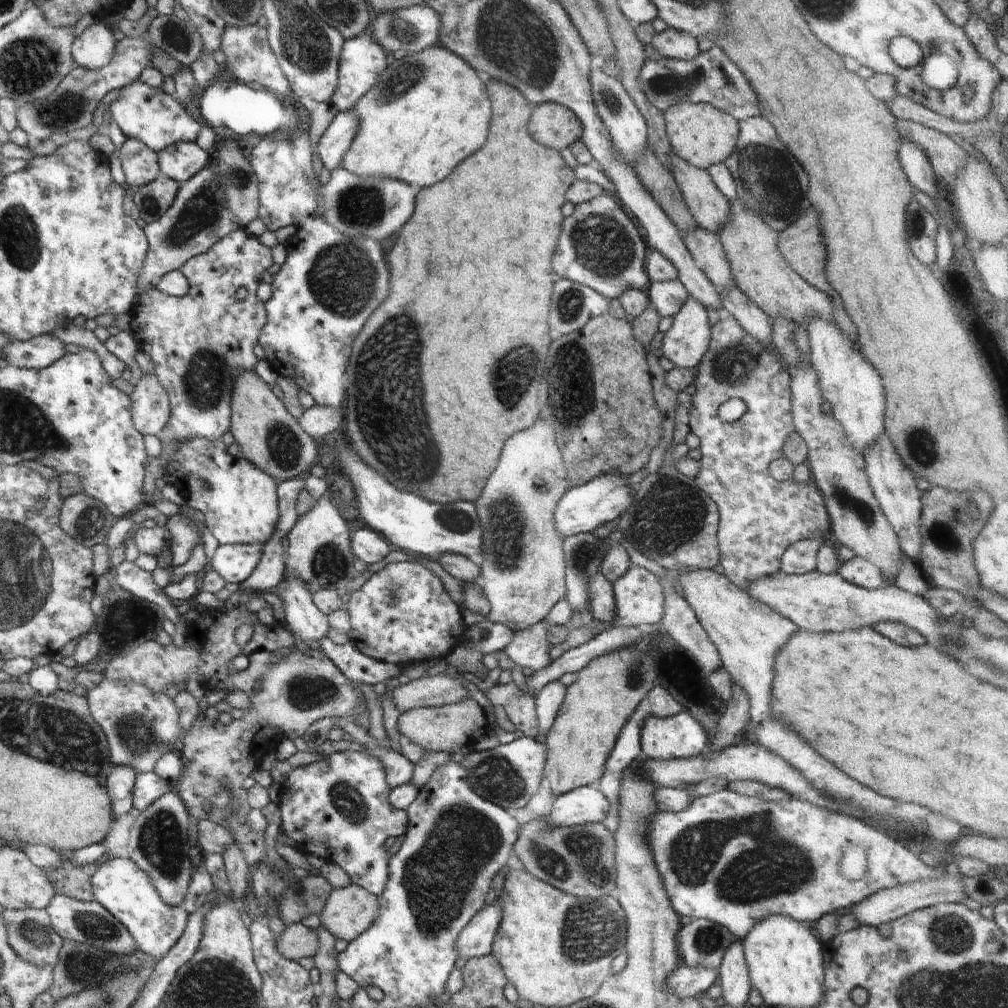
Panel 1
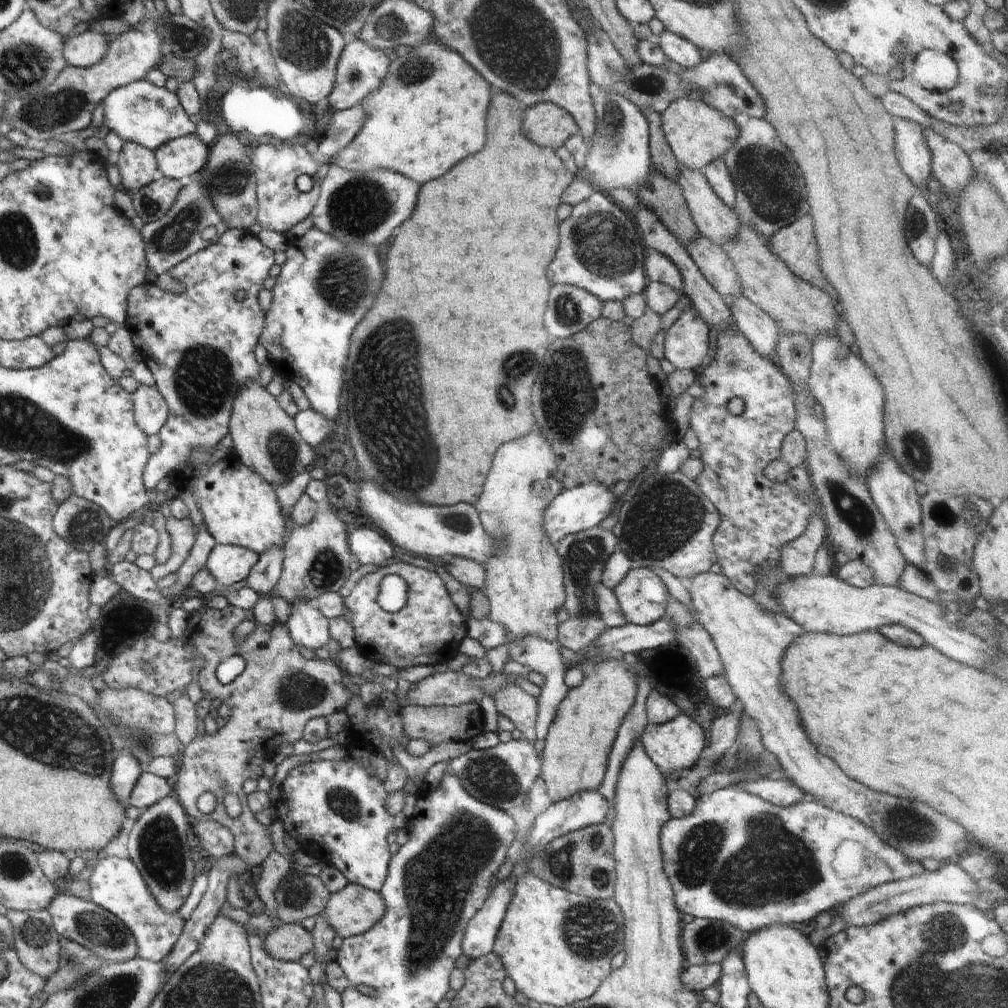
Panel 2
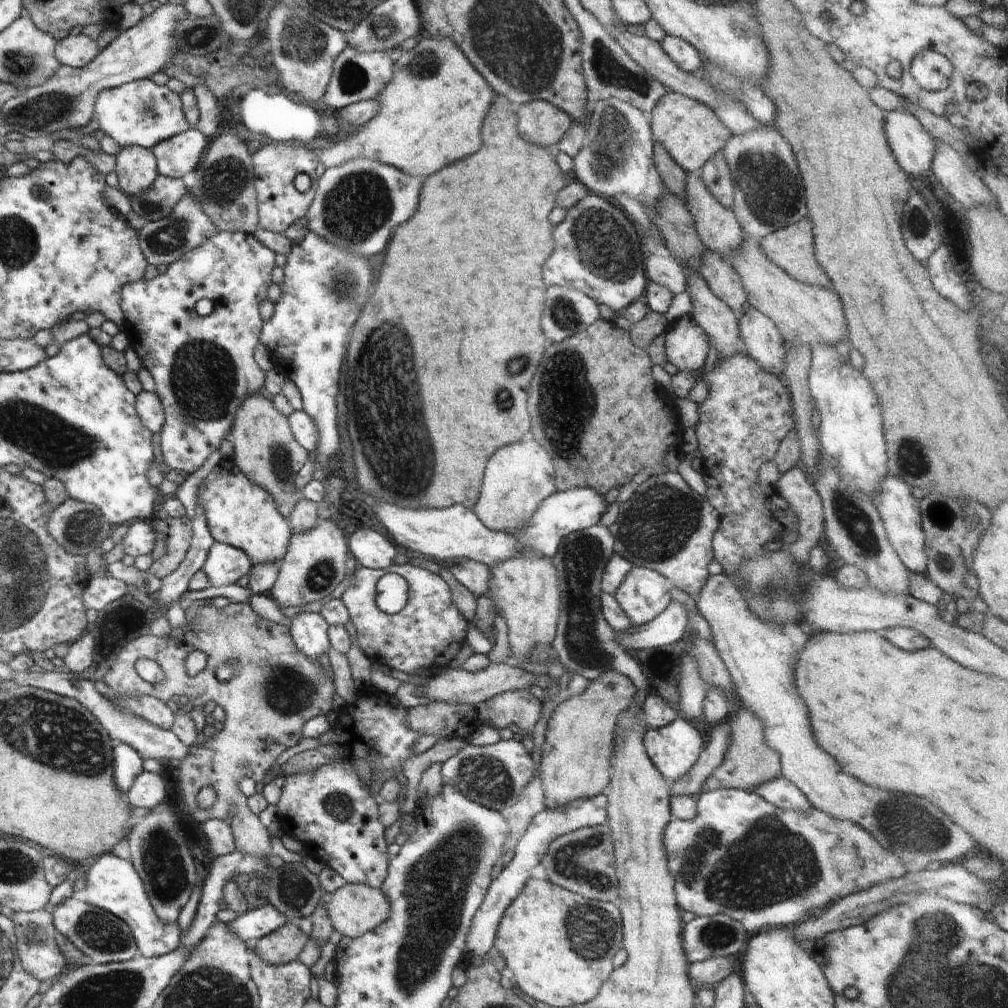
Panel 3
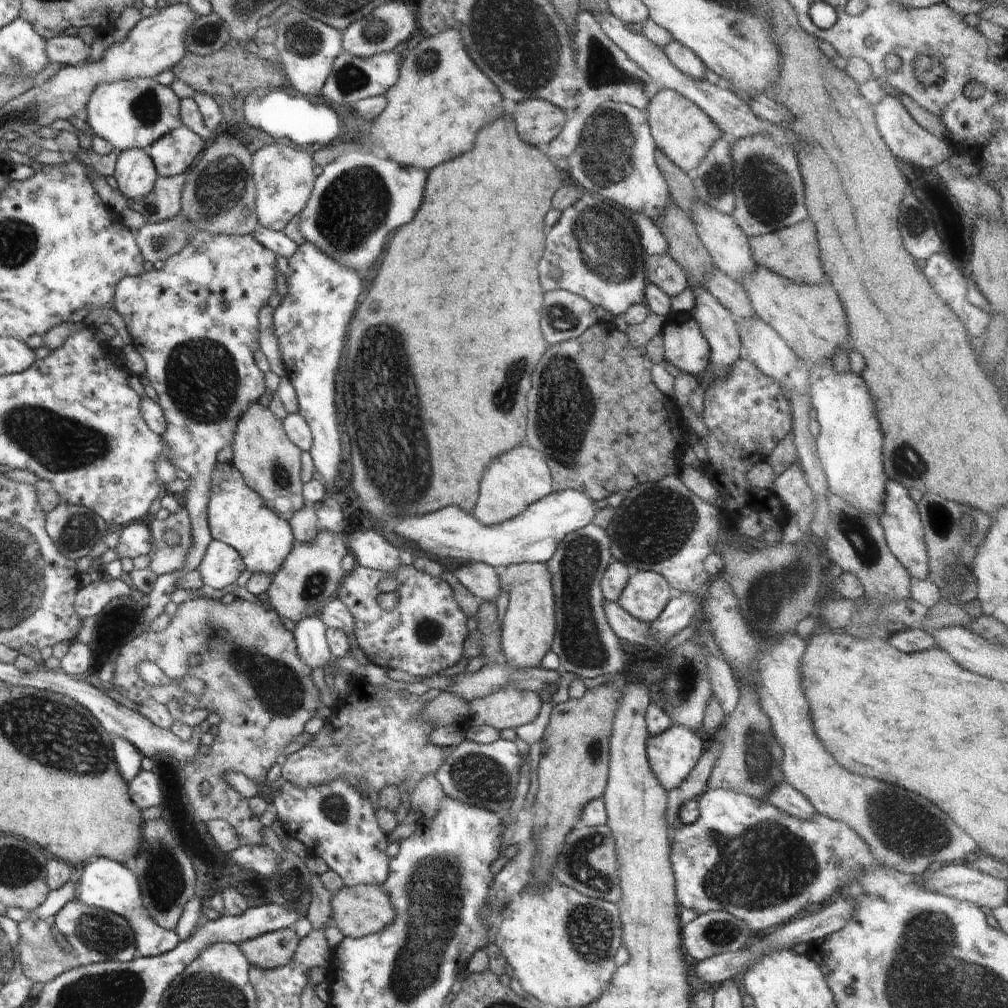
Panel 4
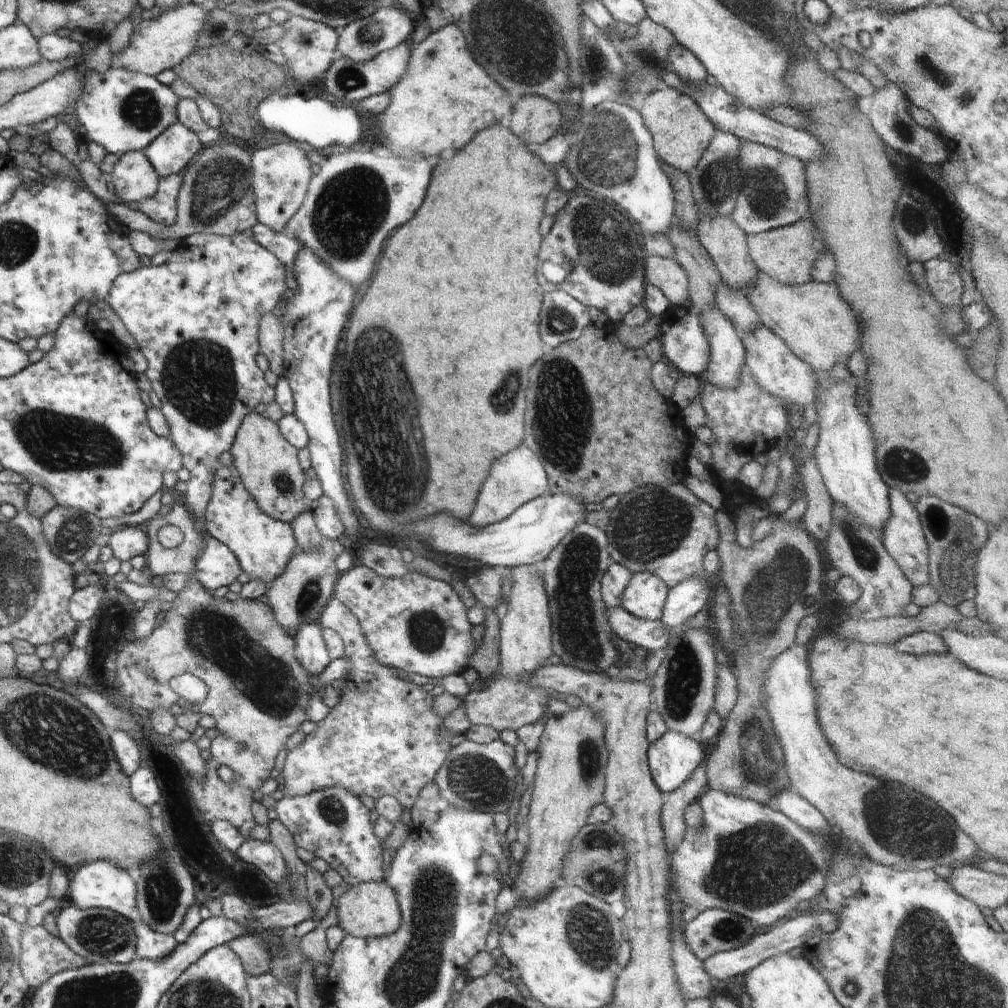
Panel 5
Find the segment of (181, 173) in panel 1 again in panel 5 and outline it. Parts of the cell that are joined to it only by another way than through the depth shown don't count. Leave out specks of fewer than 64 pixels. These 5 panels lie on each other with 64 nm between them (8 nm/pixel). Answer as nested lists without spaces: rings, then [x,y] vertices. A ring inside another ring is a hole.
[[[180,121],[170,125],[143,151],[159,177],[182,173],[202,150],[199,138]]]

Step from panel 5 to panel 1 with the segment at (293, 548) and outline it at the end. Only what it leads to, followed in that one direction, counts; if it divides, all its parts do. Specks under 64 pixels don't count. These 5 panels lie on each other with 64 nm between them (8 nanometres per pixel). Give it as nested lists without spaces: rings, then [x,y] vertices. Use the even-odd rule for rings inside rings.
[[[196,437],[182,441],[159,470],[159,476],[168,484],[182,488],[185,504],[205,518],[205,526],[220,545],[262,545],[274,534],[279,519],[277,486],[281,482],[246,457],[230,454],[221,438],[207,441]]]

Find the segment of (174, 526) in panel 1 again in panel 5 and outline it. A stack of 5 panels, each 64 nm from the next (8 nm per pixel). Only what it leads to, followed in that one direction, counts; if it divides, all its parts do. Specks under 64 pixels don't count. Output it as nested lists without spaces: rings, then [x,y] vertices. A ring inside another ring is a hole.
[[[174,504],[168,514],[157,514],[144,528],[149,538],[147,570],[154,574],[154,570],[162,570],[164,566],[166,572],[194,575],[197,554],[202,552],[206,539],[203,539],[195,528],[193,514],[186,505]],[[165,524],[174,524],[182,531],[184,538],[179,546],[167,549],[158,541],[157,532]]]

